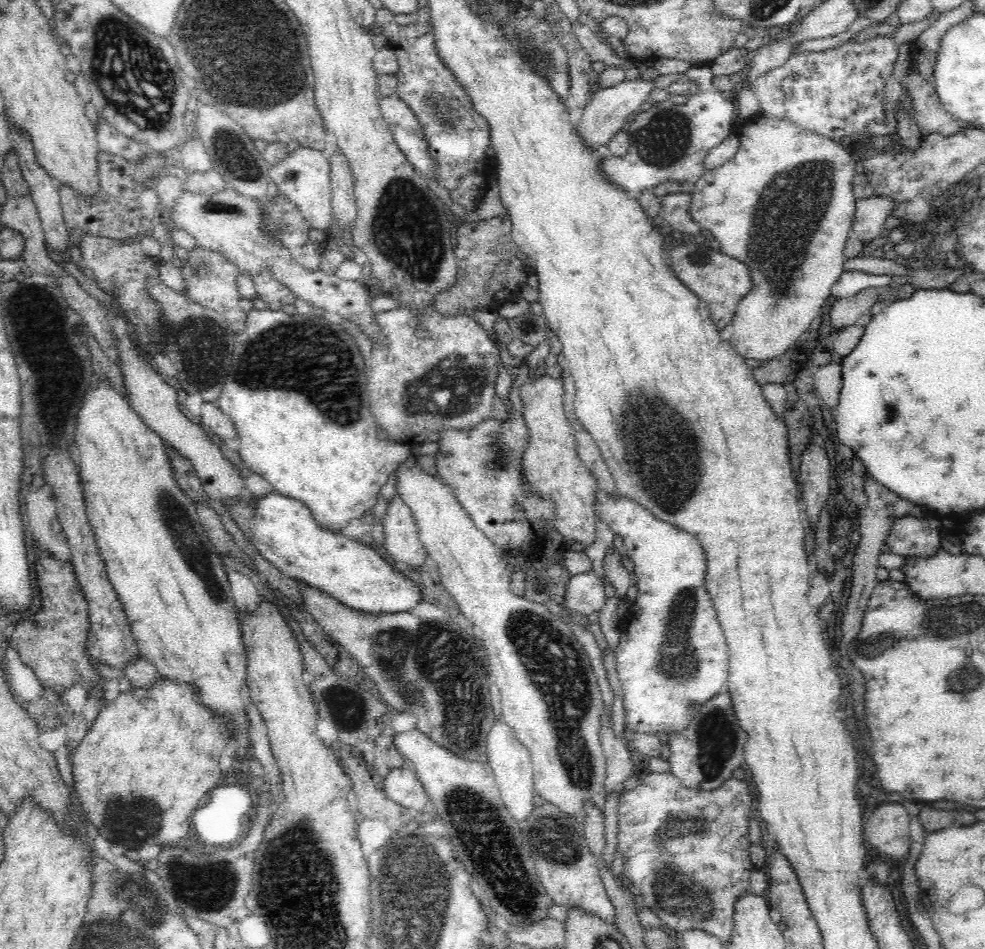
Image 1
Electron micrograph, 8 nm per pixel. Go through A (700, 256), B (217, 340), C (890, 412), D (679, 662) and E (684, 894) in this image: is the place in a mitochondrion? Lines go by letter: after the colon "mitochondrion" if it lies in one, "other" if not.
A: other
B: mitochondrion
C: mitochondrion
D: mitochondrion
E: mitochondrion

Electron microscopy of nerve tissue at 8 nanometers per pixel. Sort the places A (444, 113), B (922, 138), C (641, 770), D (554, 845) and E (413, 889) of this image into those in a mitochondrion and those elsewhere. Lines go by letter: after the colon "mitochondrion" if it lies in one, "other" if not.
A: mitochondrion
B: other
C: other
D: mitochondrion
E: mitochondrion

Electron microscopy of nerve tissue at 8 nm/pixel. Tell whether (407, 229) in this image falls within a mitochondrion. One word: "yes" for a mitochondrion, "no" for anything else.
yes

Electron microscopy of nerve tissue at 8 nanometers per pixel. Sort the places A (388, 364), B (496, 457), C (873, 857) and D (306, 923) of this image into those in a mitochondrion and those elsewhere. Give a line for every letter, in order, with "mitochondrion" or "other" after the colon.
A: other
B: mitochondrion
C: other
D: mitochondrion

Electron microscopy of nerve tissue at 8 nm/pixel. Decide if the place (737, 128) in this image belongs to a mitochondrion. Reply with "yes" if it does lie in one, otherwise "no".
no

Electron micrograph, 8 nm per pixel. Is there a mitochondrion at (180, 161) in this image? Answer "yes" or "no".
no

